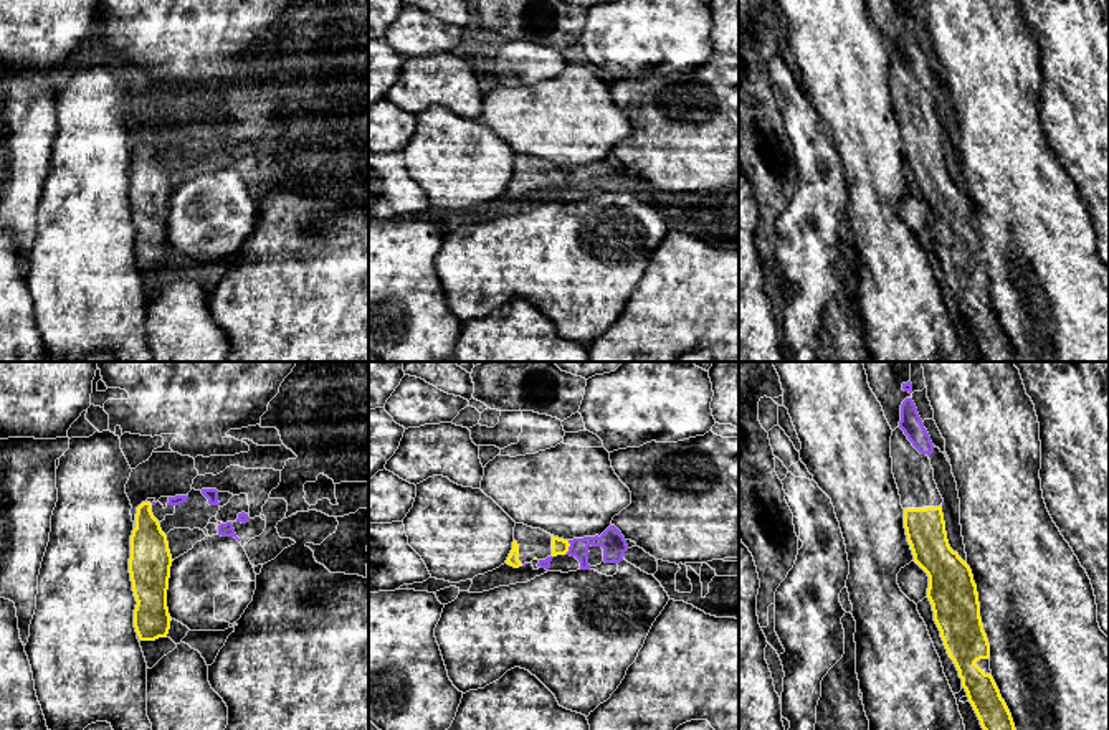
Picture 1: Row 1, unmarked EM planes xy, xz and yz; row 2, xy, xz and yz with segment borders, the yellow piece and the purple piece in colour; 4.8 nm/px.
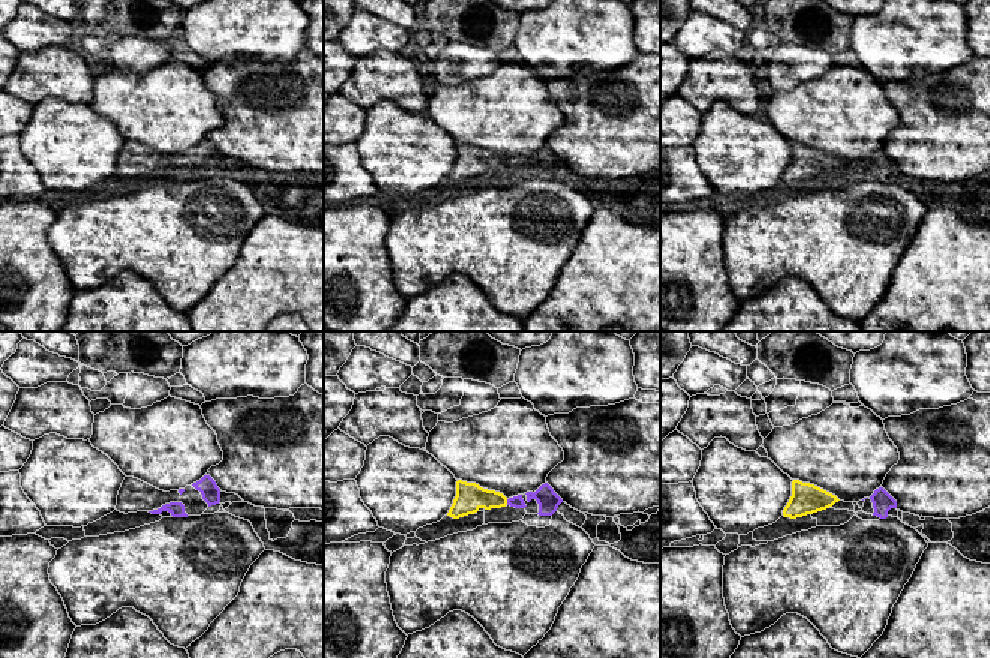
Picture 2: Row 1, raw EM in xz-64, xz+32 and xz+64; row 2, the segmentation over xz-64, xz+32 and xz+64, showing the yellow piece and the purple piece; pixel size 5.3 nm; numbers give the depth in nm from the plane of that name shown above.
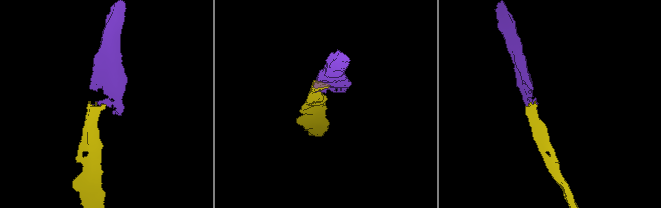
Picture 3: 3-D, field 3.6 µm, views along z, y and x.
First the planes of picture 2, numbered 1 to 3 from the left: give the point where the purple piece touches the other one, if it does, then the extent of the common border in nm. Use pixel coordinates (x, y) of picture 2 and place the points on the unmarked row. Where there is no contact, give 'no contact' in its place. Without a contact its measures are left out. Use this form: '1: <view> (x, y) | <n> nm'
1: no contact
2: xz+32 (506, 167) | 30 nm
3: no contact

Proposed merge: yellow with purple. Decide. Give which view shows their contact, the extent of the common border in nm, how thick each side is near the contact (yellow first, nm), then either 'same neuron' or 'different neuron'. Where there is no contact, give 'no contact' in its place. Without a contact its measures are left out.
xz | 80 nm | 80/120 nm | same neuron

